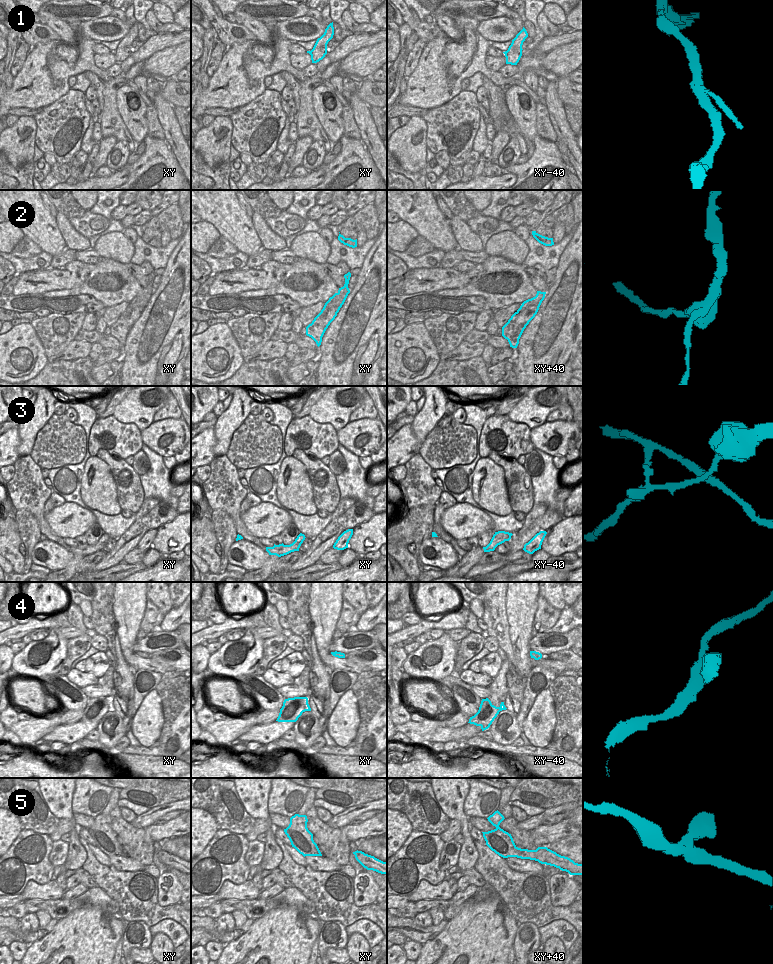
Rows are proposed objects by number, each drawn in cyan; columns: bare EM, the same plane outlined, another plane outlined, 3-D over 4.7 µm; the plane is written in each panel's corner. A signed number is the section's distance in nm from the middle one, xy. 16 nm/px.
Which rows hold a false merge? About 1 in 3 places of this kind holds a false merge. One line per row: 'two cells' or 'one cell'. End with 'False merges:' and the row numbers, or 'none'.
1: one cell
2: two cells
3: two cells
4: one cell
5: one cell
False merges: 2, 3

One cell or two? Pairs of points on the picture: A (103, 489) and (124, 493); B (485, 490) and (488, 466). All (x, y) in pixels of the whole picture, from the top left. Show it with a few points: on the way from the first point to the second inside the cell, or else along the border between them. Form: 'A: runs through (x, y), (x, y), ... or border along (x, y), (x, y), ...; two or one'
A: border along (109, 470), (115, 483), (117, 502), (122, 509); two
B: runs through (488, 484), (488, 472); one

